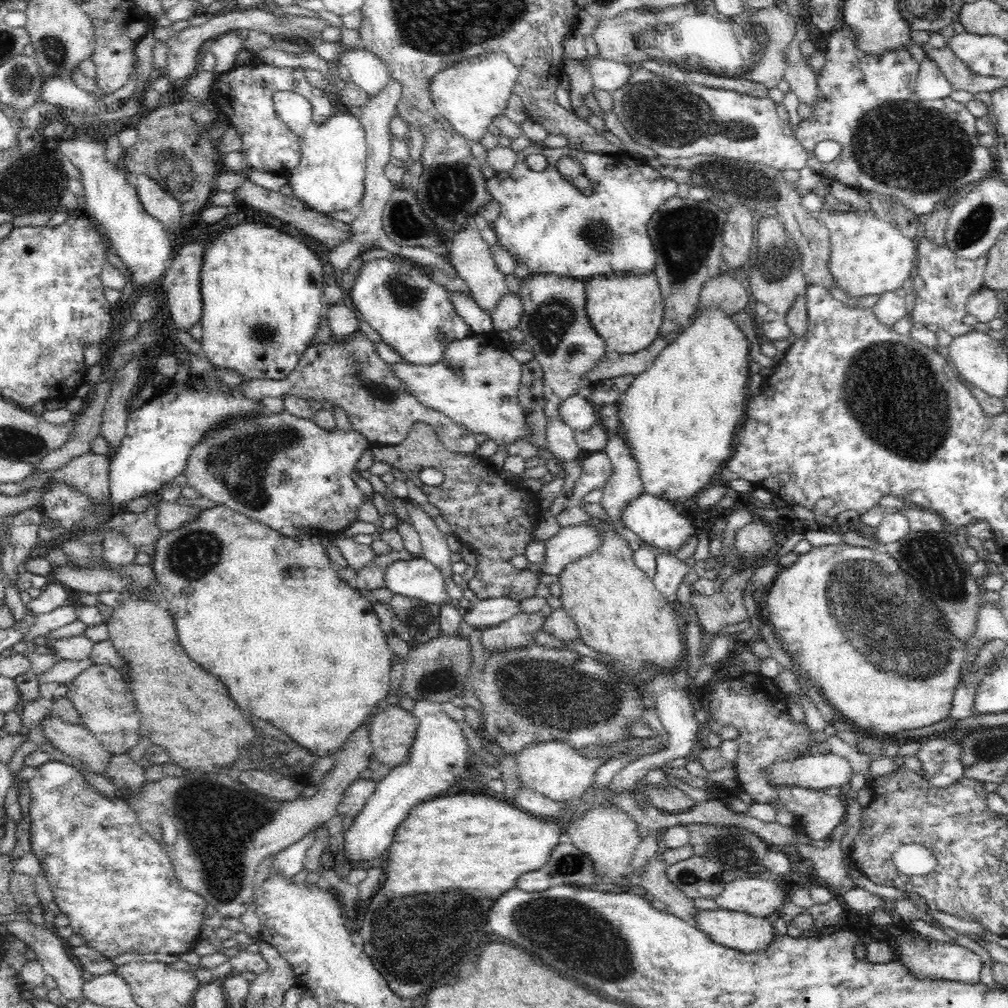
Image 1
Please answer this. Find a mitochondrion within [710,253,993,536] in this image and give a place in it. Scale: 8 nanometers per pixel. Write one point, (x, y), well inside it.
(894, 395)

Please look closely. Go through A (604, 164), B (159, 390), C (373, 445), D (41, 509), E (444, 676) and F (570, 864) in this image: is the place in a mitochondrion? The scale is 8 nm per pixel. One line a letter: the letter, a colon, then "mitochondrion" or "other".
A: other
B: other
C: other
D: other
E: mitochondrion
F: mitochondrion

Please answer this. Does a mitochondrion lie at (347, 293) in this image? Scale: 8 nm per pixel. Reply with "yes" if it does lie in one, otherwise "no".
no

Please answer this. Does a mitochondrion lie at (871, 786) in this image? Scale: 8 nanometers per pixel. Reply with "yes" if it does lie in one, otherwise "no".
no

